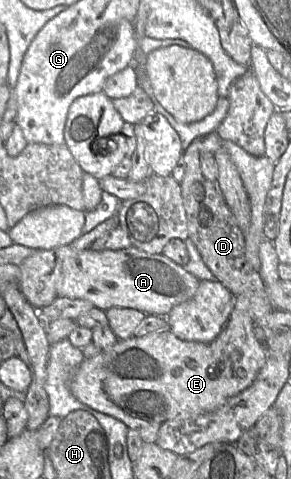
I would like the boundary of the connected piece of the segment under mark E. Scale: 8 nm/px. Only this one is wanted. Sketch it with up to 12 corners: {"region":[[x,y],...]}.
{"region":[[238,296],[210,343],[169,329],[83,360],[72,394],[129,429],[212,412],[266,362]]}

